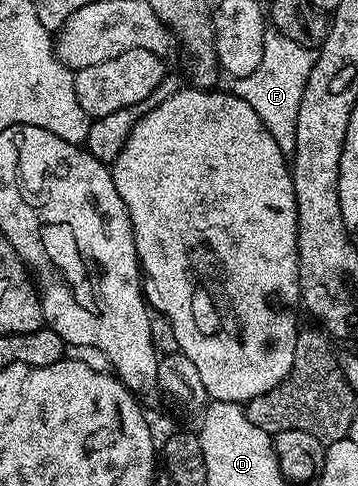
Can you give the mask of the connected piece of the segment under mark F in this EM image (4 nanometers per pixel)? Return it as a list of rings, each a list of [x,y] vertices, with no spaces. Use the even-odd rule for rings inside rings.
[[[273,28],[264,32],[264,51],[261,64],[255,72],[233,82],[233,93],[245,100],[257,112],[281,152],[291,156],[297,144],[297,112],[301,112],[301,96],[305,96],[305,84],[309,84],[309,72],[313,72],[315,54],[310,46],[298,46],[289,36],[281,36]]]

